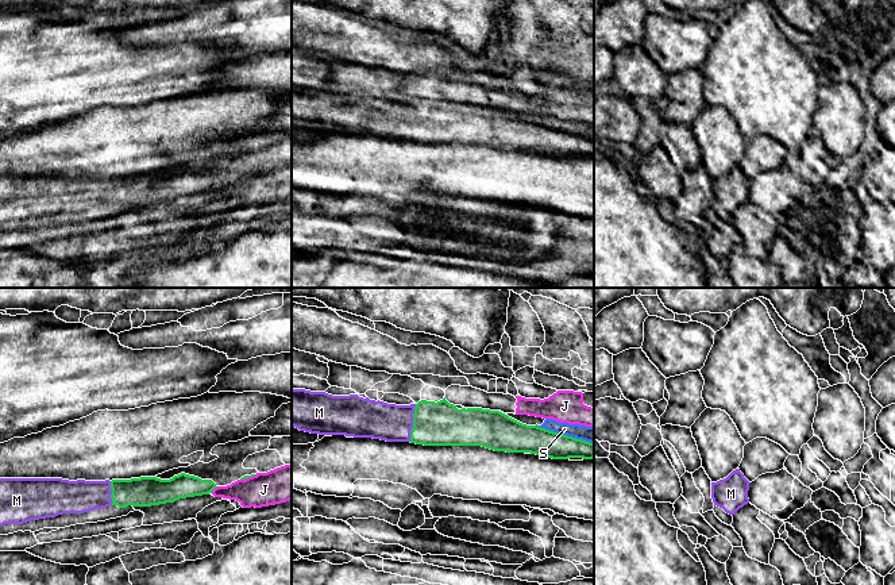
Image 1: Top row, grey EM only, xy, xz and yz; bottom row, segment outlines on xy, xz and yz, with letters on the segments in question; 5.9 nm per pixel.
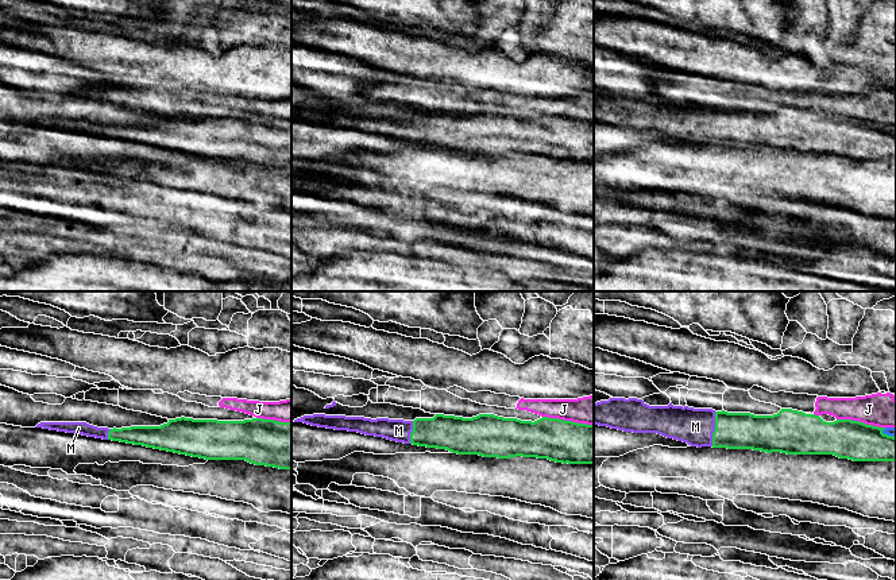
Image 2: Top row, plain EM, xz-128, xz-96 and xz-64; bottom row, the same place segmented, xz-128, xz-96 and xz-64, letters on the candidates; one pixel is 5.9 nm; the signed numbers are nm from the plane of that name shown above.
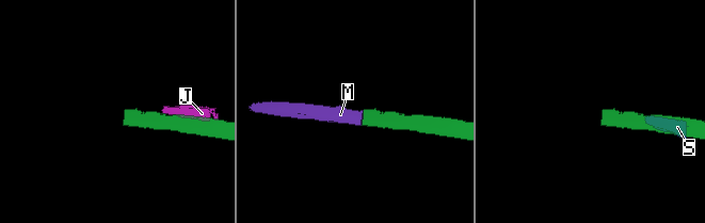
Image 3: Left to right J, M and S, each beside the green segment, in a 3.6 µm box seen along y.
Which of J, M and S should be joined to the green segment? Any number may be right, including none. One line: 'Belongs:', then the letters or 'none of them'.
Belongs: M

